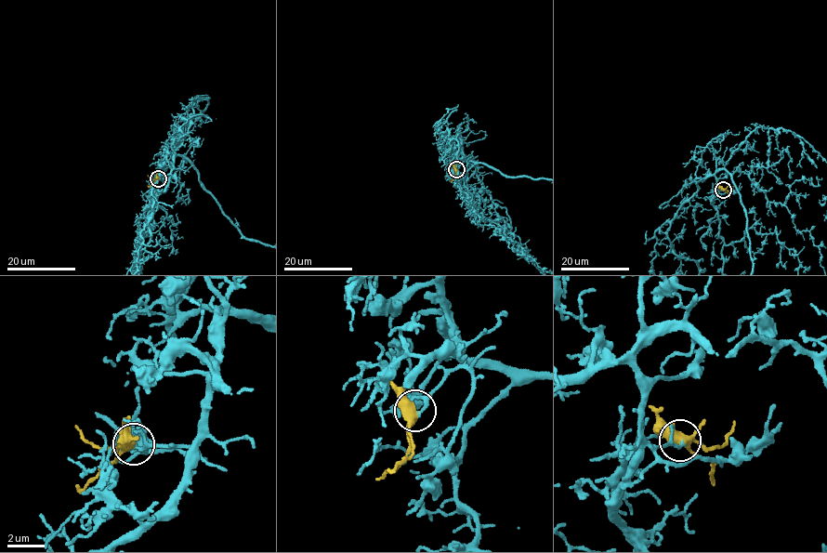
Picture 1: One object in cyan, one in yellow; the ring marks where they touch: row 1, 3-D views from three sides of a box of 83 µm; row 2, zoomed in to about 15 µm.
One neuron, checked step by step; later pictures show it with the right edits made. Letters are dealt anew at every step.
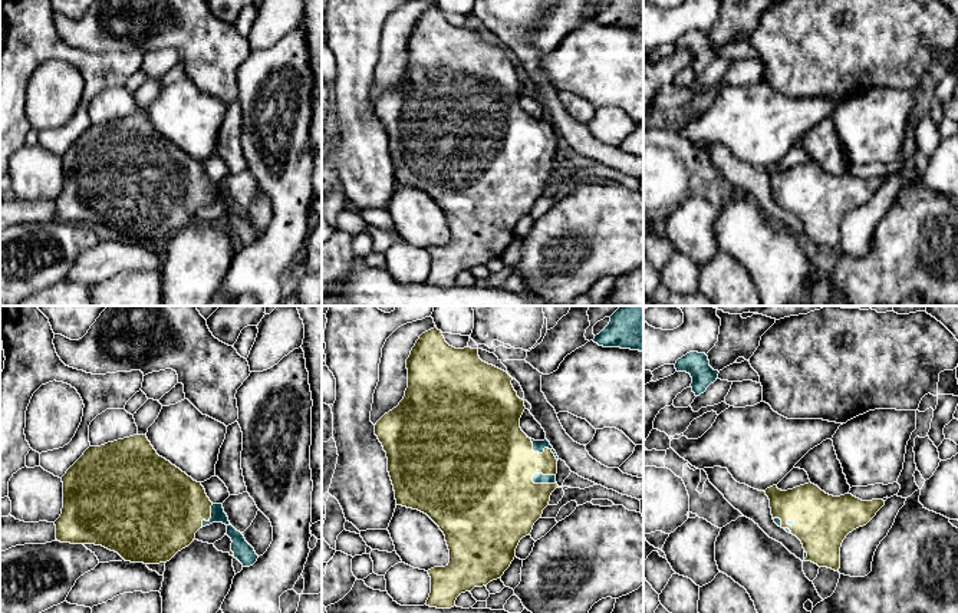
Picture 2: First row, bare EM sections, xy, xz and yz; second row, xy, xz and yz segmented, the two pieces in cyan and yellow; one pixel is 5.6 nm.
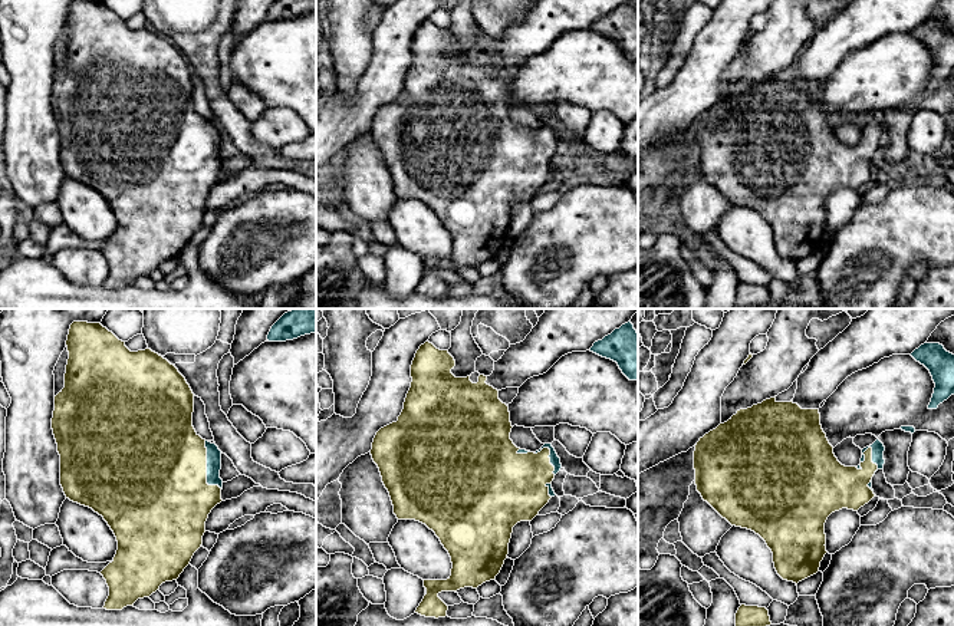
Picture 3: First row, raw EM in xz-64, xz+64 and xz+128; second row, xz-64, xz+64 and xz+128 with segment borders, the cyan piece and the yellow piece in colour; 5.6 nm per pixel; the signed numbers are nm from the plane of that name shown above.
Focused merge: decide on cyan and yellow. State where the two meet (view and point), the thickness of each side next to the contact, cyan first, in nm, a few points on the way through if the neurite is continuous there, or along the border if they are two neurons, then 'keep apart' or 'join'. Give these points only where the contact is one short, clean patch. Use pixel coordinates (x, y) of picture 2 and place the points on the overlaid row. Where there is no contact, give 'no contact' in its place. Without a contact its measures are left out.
xz (543, 483) | 60/400 nm | join

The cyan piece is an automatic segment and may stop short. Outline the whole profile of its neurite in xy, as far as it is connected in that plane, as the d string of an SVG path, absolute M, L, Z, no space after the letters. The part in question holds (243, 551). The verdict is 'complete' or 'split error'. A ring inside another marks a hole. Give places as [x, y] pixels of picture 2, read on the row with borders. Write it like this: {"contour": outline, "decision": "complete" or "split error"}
{"contour": "M147 435L89 446L62 482L63 508L55 521L60 543L102 546L125 561L159 564L188 547L201 527L223 523L233 541L230 556L243 567L253 566L259 558L244 535L230 524L223 504L213 504L201 482L159 457Z", "decision": "split error"}

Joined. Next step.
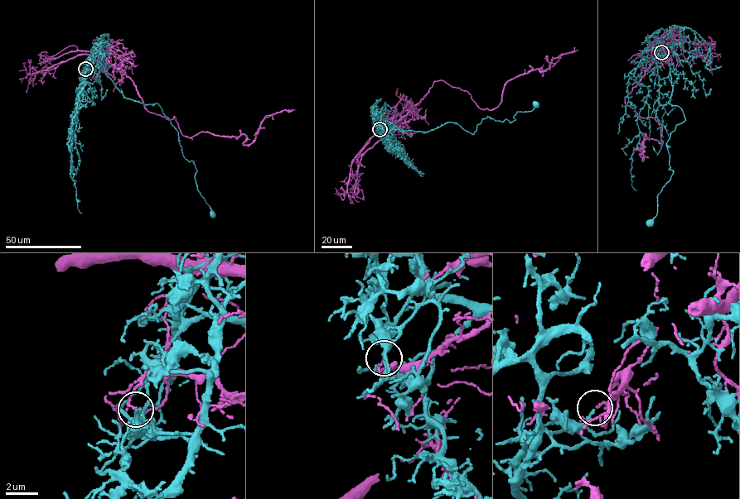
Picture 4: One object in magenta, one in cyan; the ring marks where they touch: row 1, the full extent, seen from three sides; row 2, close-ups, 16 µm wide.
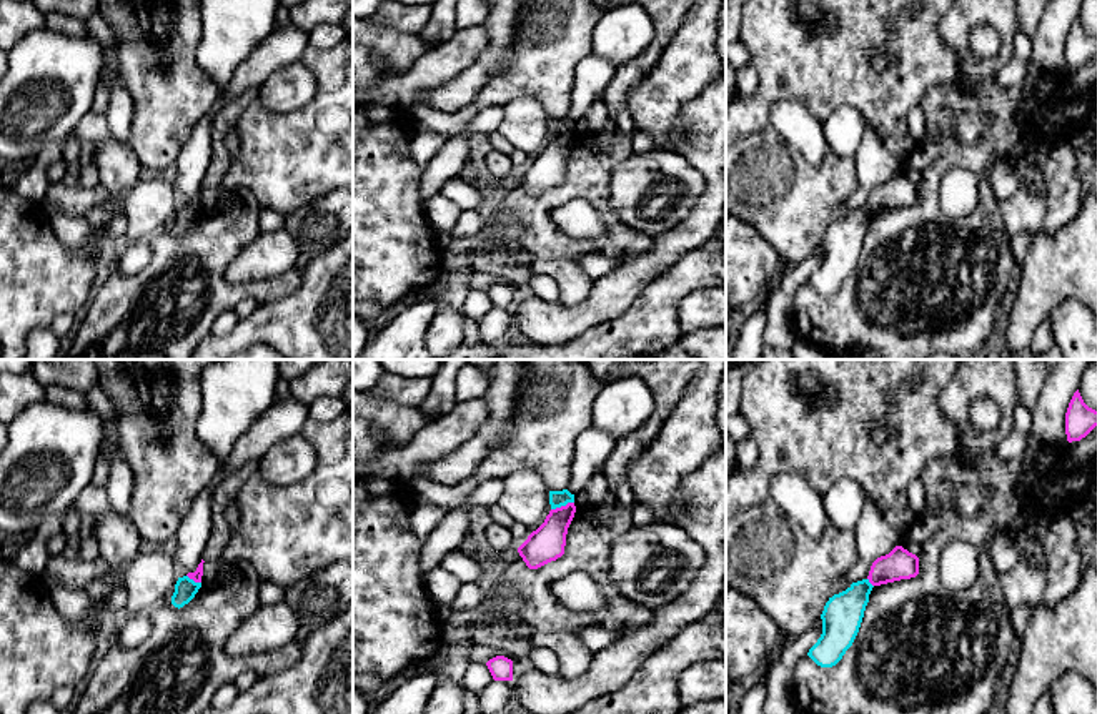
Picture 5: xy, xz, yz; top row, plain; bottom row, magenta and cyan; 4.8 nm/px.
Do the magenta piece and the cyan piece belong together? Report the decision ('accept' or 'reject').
reject

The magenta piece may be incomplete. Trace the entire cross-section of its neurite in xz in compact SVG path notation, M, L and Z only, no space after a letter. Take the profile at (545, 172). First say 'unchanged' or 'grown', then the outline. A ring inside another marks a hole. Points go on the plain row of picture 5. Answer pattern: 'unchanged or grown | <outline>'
unchanged | M574 130L551 136L544 150L518 175L529 196L538 196L564 181L566 161L574 140Z

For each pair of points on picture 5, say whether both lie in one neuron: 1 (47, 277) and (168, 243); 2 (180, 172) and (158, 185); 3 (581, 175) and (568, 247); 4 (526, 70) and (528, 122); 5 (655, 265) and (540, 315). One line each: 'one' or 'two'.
1: two
2: two
3: one
4: two
5: one

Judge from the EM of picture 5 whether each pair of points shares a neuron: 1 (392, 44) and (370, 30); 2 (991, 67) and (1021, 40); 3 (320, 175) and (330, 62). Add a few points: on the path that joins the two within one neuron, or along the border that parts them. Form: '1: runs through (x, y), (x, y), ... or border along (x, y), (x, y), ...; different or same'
1: runs through (387, 42), (375, 35); same
2: border along (1017, 24), (1012, 57), (994, 75); different
3: runs through (323, 147), (330, 140), (330, 90); same

